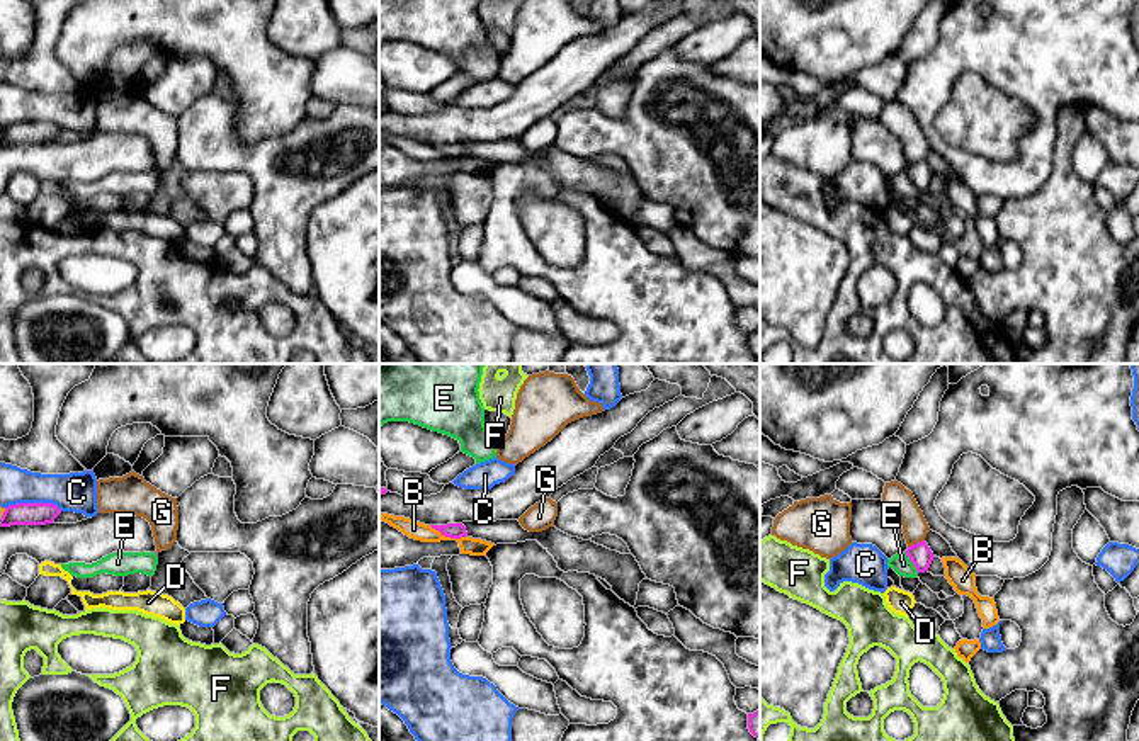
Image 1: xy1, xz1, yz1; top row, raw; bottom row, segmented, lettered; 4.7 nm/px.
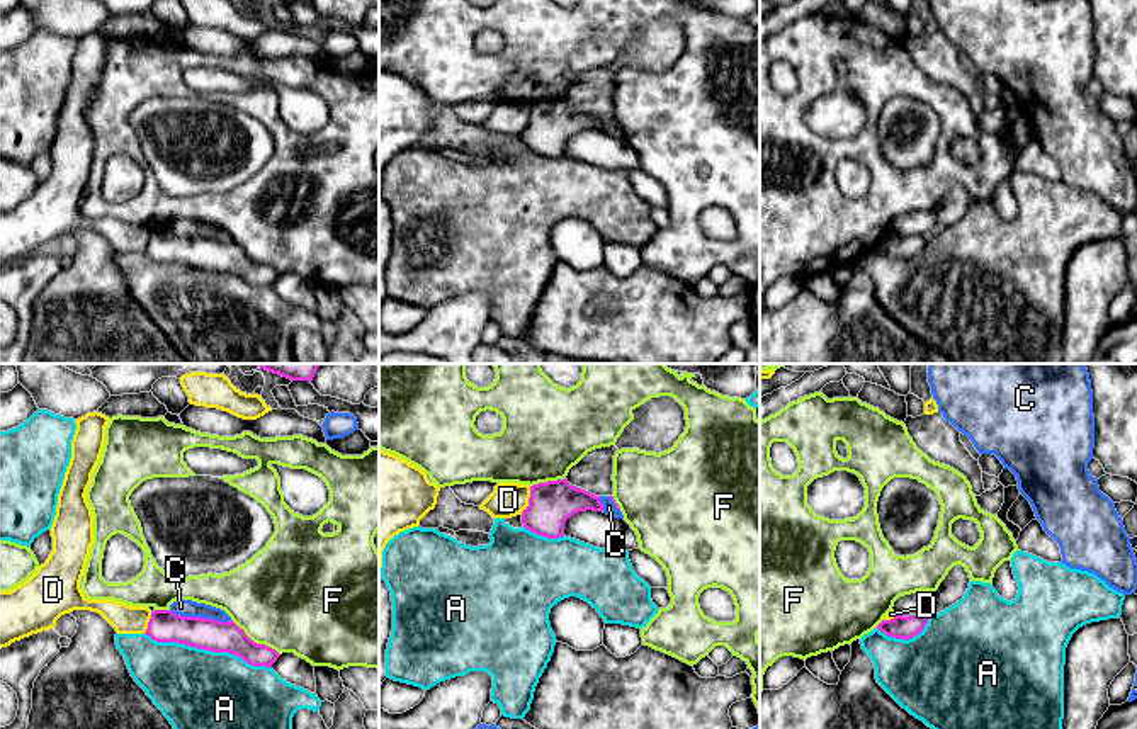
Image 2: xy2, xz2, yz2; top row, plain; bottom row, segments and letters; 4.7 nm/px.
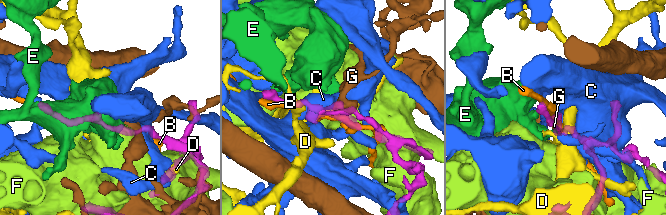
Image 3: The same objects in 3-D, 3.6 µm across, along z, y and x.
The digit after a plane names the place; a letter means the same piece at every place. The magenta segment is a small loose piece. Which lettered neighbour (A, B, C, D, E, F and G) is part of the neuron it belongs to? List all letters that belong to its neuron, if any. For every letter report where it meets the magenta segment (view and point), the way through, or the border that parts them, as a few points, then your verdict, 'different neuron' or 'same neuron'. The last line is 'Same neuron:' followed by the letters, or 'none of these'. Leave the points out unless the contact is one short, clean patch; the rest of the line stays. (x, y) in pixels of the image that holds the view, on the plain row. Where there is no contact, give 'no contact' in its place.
A: xy2 (208, 269) | different neuron
B: xz1 (447, 155) | different neuron
C: xy2 (201, 237) | different neuron
D: xz2 (529, 119) | along xz2 (531, 106), (527, 126), (520, 133) | different neuron
E: yz1 (910, 179) | different neuron
F: xy2 (255, 262) | different neuron
G: yz1 (915, 164) | same neuron
Same neuron: G

